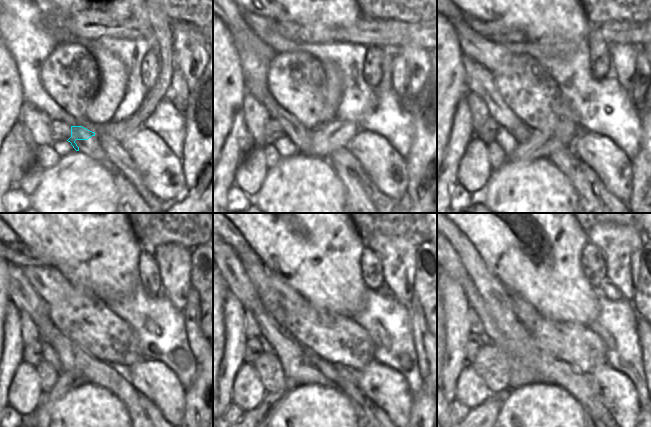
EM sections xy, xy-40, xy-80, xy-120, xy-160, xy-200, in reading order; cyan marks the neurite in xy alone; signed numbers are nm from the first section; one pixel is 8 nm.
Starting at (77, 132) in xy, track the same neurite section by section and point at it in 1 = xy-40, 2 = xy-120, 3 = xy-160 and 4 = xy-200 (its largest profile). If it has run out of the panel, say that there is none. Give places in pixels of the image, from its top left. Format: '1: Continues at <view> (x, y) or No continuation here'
1: Continues at xy-40 (300, 135)
2: Continues at xy-120 (21, 293)
3: Continues at xy-160 (233, 272)
4: Continues at xy-200 (457, 271).

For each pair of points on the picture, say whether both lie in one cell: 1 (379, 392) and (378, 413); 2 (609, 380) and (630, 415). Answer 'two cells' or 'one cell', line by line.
1: two cells
2: one cell

